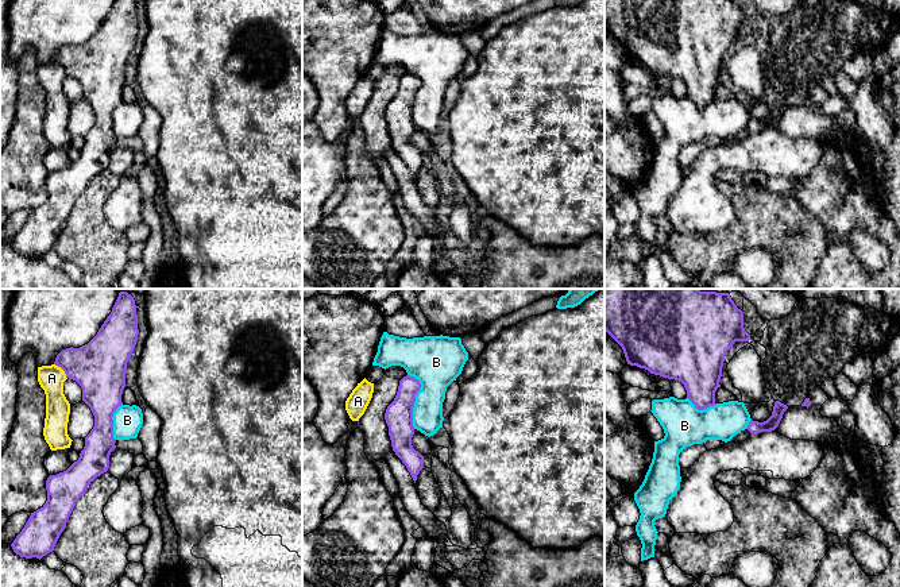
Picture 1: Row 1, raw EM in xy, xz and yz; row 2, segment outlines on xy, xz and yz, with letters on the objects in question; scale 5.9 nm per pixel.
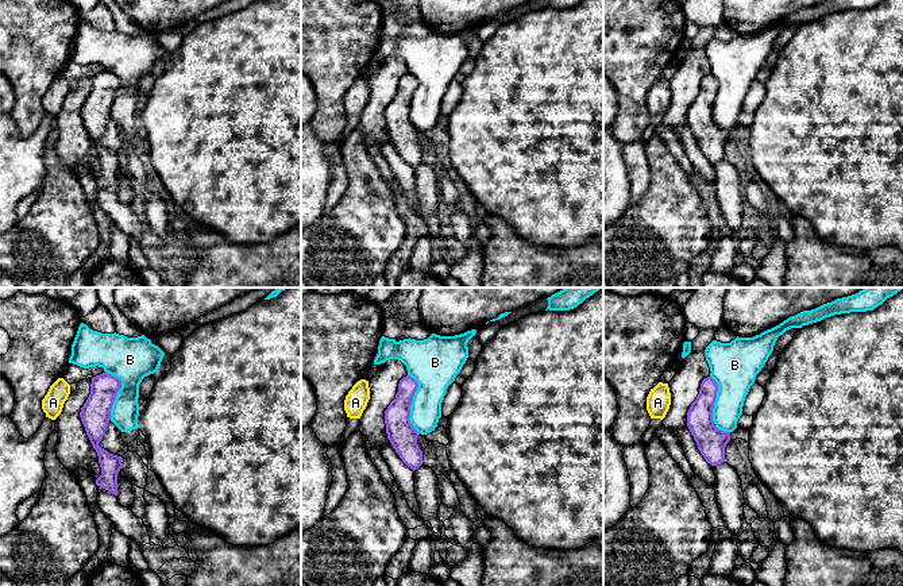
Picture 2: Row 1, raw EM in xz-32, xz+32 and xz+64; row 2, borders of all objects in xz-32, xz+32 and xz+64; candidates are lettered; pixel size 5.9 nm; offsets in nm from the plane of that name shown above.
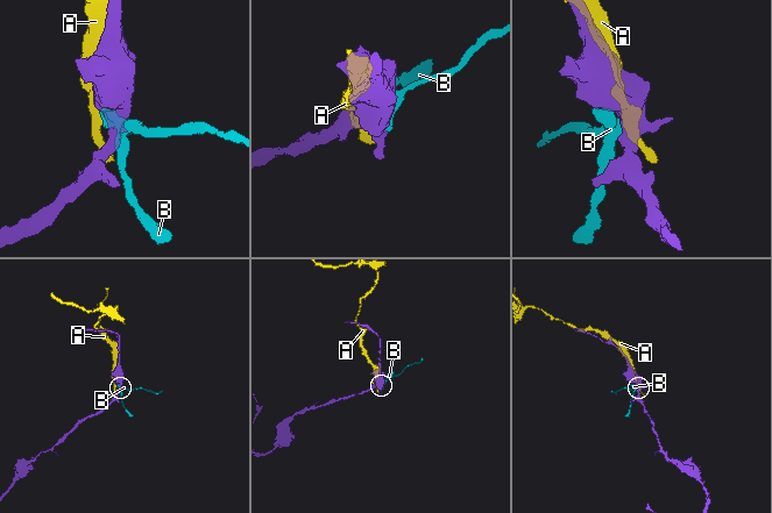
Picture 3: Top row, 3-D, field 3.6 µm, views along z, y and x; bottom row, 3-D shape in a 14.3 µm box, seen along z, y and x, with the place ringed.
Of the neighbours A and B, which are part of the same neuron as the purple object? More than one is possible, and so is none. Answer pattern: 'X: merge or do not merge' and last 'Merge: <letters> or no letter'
A: do not merge
B: do not merge
Merge: no letter

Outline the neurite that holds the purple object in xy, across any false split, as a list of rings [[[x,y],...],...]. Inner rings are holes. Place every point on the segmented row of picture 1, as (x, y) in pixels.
[[[120,291],[97,335],[80,348],[62,350],[54,364],[82,389],[82,401],[94,416],[94,426],[85,437],[85,447],[66,471],[46,480],[47,501],[31,513],[22,532],[11,544],[20,557],[42,559],[54,551],[76,502],[92,480],[109,468],[109,455],[116,448],[113,413],[123,405],[127,363],[138,341],[135,300]]]

